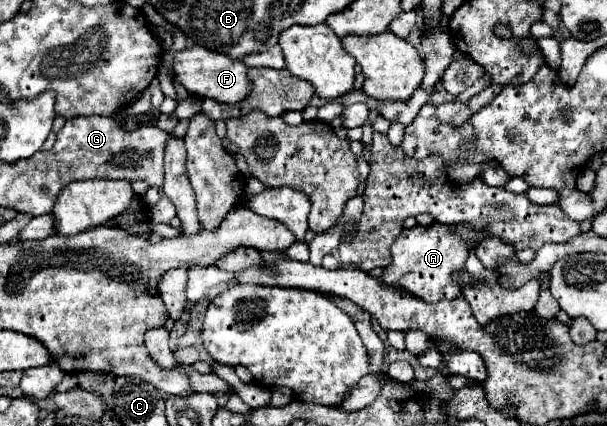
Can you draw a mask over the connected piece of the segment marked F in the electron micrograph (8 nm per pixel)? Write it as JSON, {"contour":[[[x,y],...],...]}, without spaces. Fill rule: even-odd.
{"contour":[[[191,45],[177,53],[173,61],[173,71],[175,77],[183,83],[183,87],[197,97],[209,97],[219,103],[239,103],[247,99],[247,95],[251,93],[251,79],[247,79],[249,69],[245,67],[243,61],[231,59],[217,51],[203,49],[199,45]]]}

